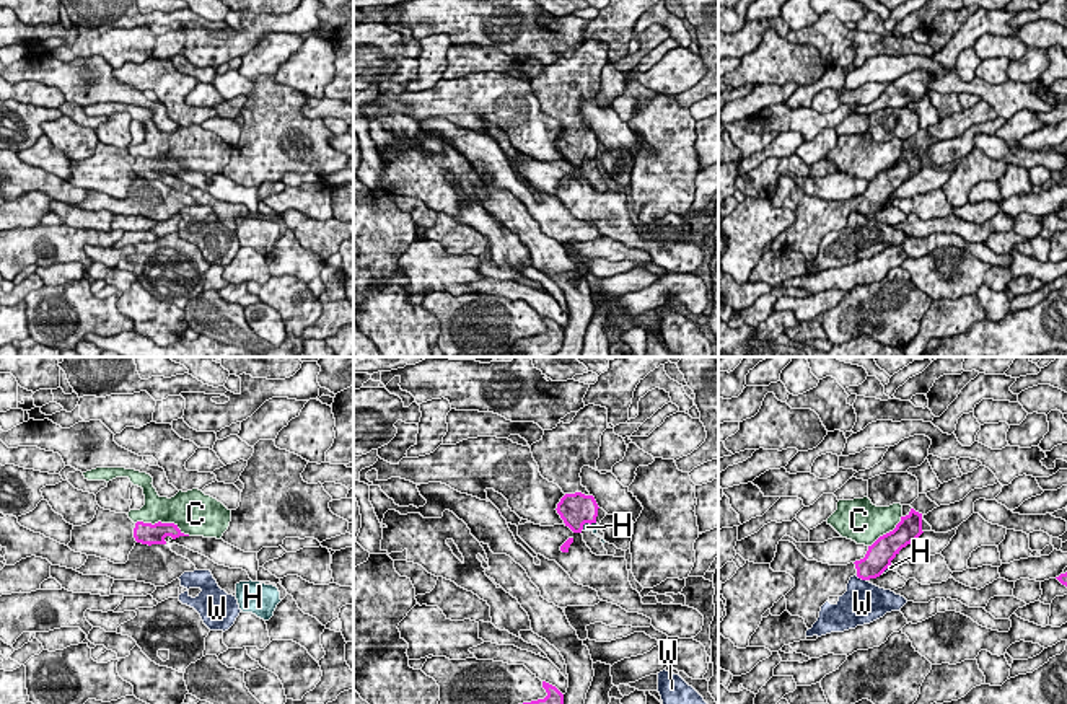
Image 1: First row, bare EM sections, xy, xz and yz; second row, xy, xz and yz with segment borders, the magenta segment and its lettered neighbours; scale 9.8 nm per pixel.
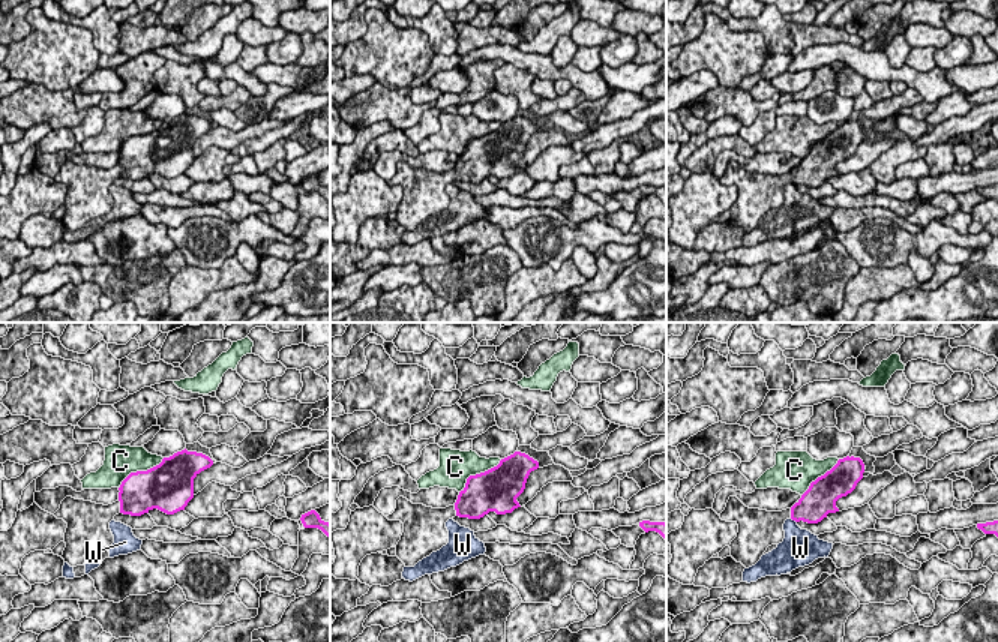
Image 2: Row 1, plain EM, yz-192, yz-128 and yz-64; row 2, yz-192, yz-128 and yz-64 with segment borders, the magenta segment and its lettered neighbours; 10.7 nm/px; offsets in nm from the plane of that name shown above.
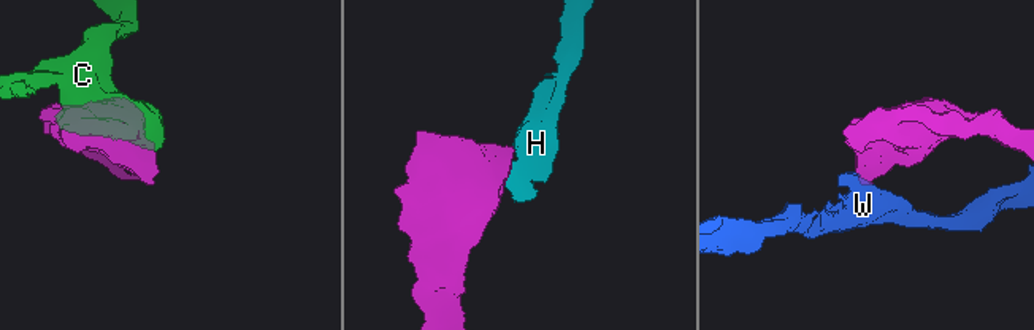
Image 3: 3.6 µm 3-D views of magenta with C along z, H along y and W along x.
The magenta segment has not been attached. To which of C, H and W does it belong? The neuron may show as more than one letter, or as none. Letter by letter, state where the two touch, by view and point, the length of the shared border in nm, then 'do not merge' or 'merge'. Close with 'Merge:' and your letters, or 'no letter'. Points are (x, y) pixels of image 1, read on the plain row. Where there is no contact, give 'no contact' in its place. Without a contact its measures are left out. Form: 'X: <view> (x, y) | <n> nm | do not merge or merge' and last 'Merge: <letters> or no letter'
C: xy (163, 158) | 550 nm | do not merge
H: xz (587, 157) | 180 nm | do not merge
W: yz (860, 212) | 120 nm | do not merge
Merge: no letter

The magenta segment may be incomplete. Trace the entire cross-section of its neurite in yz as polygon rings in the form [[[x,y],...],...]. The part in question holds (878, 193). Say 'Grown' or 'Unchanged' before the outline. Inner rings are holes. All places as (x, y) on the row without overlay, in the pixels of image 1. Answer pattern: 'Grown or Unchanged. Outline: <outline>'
Grown. Outline: [[[911,143],[906,152],[901,152],[893,166],[880,171],[868,181],[863,194],[847,200],[808,196],[793,178],[779,176],[771,204],[774,207],[787,207],[795,213],[795,222],[785,230],[785,246],[803,253],[806,262],[811,264],[819,253],[821,241],[831,231],[842,231],[854,210],[862,215],[880,212],[899,186],[922,168],[922,148]]]

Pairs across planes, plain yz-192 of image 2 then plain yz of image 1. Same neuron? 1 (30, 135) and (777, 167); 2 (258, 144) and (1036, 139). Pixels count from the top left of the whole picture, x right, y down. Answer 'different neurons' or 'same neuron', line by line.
1: different neurons
2: same neuron

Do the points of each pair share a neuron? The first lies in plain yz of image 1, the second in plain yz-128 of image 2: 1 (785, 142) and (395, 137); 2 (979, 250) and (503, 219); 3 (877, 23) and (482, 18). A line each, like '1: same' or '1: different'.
1: different
2: same
3: different

